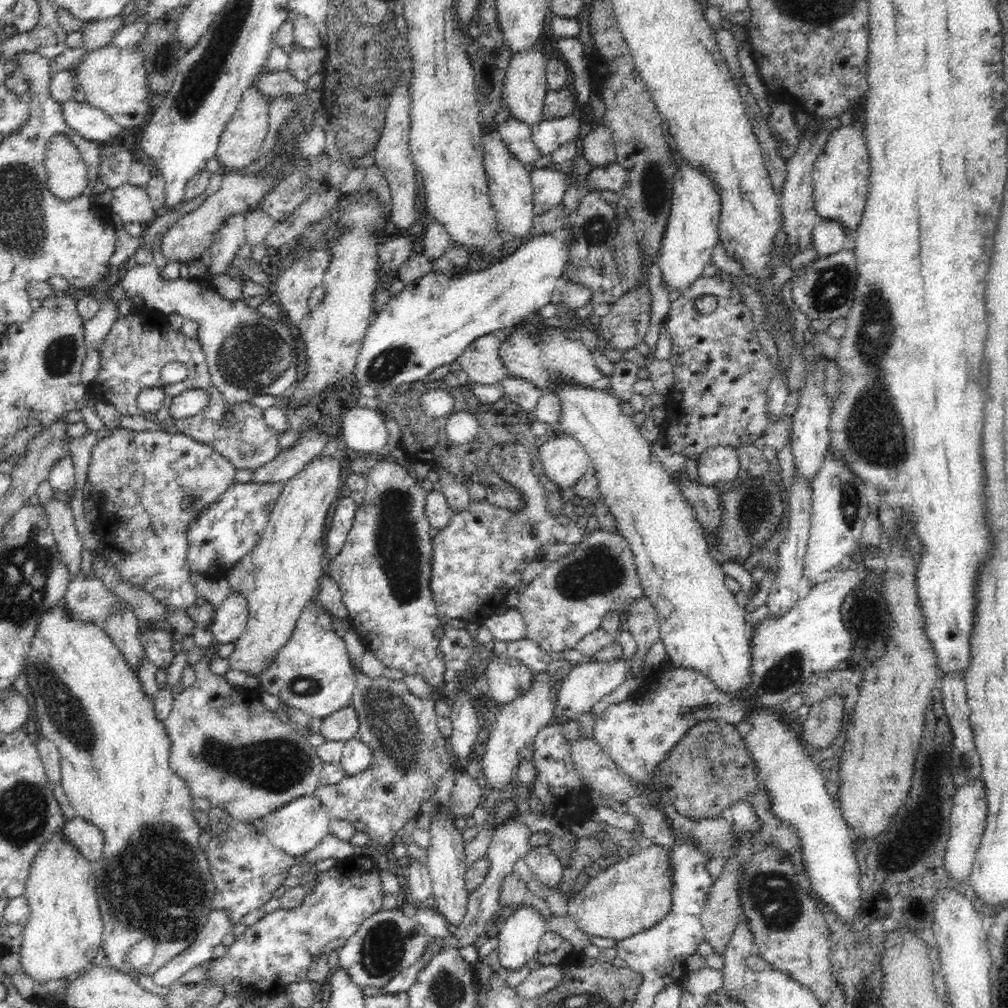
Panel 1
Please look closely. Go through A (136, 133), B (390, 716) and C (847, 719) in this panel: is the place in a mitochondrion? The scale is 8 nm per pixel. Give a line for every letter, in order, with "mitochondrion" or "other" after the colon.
A: other
B: mitochondrion
C: other

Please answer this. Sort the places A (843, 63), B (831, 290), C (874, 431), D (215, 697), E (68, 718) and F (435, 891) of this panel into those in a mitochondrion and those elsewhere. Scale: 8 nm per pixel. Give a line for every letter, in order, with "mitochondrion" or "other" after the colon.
A: other
B: mitochondrion
C: mitochondrion
D: other
E: mitochondrion
F: other

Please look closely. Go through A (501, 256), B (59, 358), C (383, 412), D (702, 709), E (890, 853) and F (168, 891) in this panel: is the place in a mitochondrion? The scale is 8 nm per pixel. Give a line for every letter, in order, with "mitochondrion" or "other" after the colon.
A: other
B: mitochondrion
C: other
D: mitochondrion
E: other
F: mitochondrion

